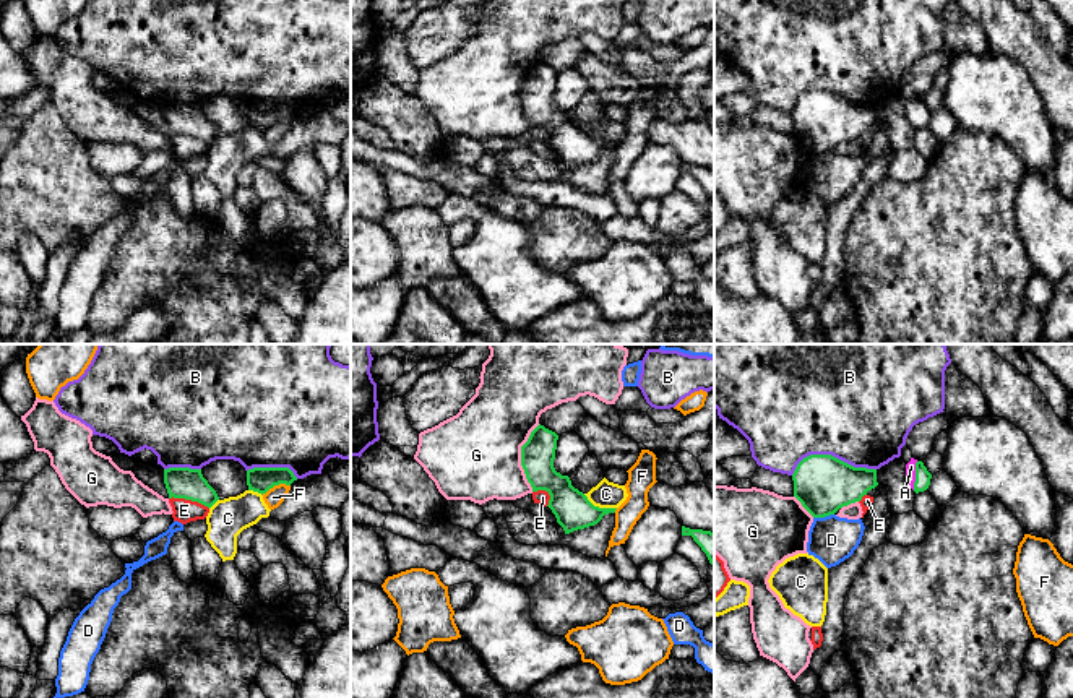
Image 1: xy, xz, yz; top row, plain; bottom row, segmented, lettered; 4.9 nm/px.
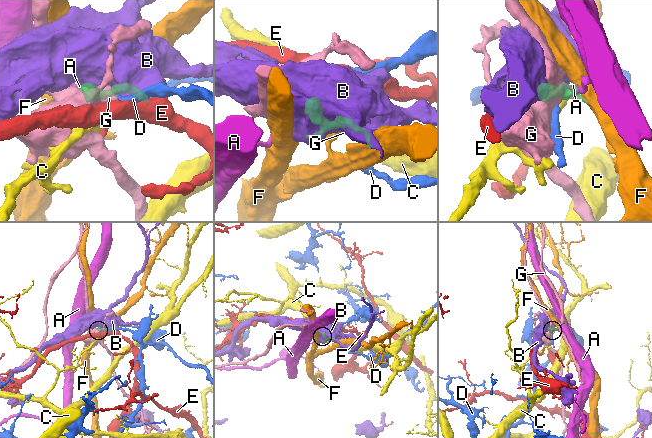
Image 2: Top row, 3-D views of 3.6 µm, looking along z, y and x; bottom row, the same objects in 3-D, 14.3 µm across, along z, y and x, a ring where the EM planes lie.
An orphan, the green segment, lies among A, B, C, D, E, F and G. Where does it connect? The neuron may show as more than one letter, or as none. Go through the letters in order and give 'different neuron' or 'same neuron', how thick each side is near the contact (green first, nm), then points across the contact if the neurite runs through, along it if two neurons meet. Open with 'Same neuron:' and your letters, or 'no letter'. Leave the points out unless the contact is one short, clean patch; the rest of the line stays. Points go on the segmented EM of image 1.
Same neuron: A
A: same neuron | 80/50 nm | across yz (922, 476), (916, 476), (911, 466)
B: different neuron | 280/480 nm
C: different neuron | 190/130 nm | along xz (583, 494), (594, 505), (616, 508)
D: different neuron | 280/240 nm | along yz (833, 513), (814, 518)
E: different neuron | 160/110 nm | along xy (169, 497), (197, 500), (208, 508)
F: different neuron | 130/90 nm
G: different neuron | 170/440 nm | along xz (539, 424), (521, 447), (521, 468), (531, 491)

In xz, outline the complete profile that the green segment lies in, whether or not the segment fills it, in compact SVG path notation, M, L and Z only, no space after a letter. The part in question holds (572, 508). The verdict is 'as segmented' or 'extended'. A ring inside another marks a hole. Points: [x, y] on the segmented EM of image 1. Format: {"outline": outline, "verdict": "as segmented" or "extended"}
{"outline": "M537 425L521 446L521 466L532 492L545 490L550 495L549 508L565 534L597 524L604 515L617 508L594 506L588 497L571 485L568 476L554 467L558 435Z", "verdict": "as segmented"}

